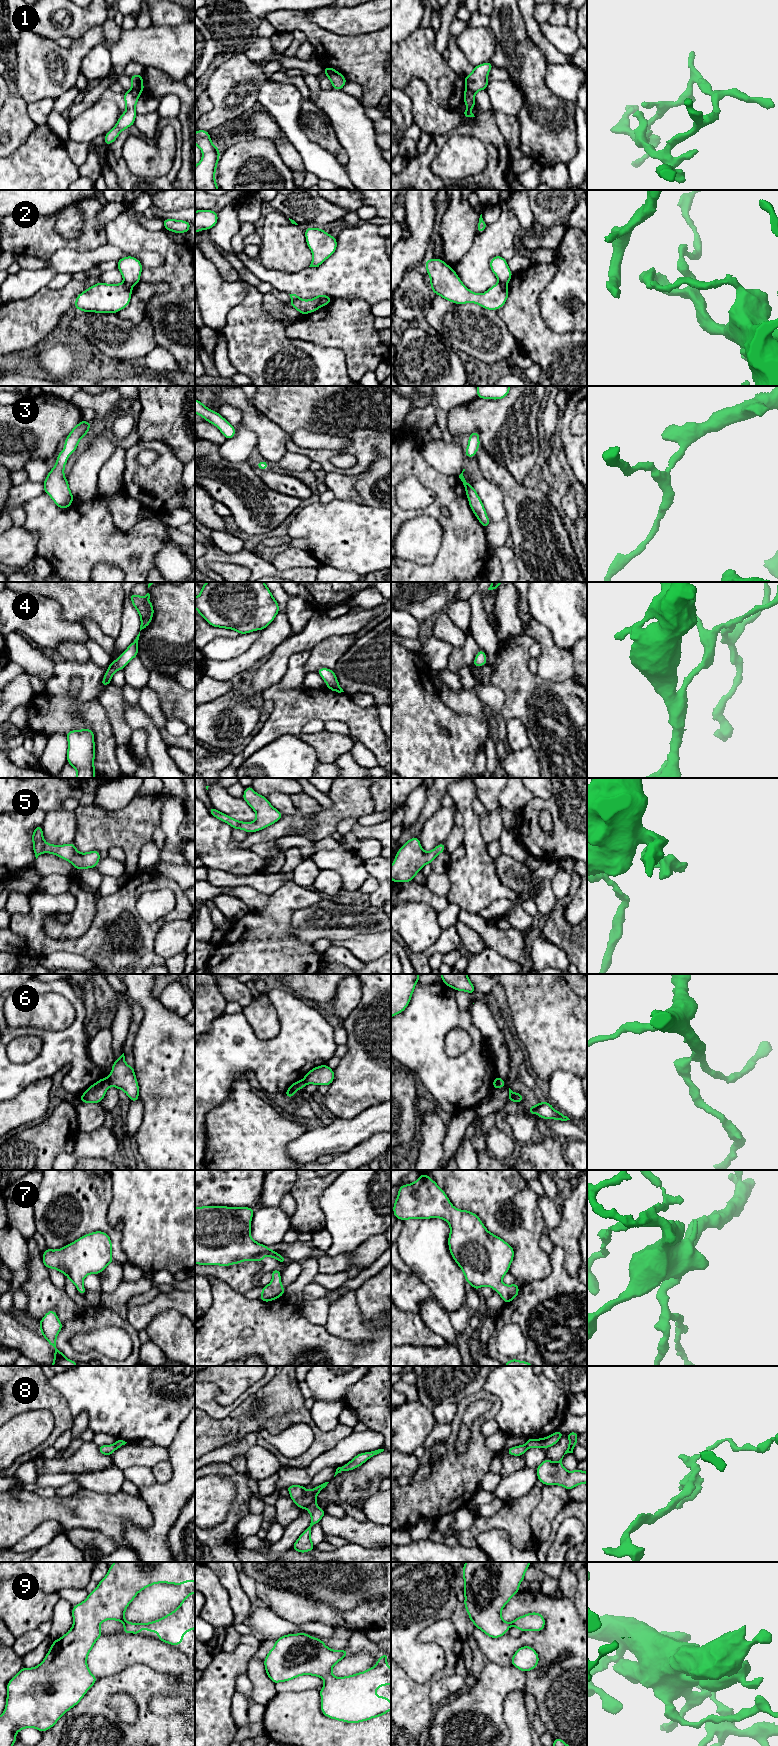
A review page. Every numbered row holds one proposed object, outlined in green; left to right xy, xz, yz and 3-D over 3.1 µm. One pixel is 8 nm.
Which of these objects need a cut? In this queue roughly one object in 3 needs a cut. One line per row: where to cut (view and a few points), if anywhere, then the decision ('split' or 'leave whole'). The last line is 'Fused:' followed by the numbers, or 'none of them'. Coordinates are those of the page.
1: cut in xz along (335, 70), (326, 76); split
2: cut in xz along (327, 296), (320, 306); split
3: no cut; leave whole
4: no cut; leave whole
5: no cut; leave whole
6: cut in xy along (107, 1077), (110, 1085); split
7: no cut; leave whole
8: cut in xz along (315, 1498), (305, 1507); split
9: no cut; leave whole
Fused: 1, 2, 6, 8

